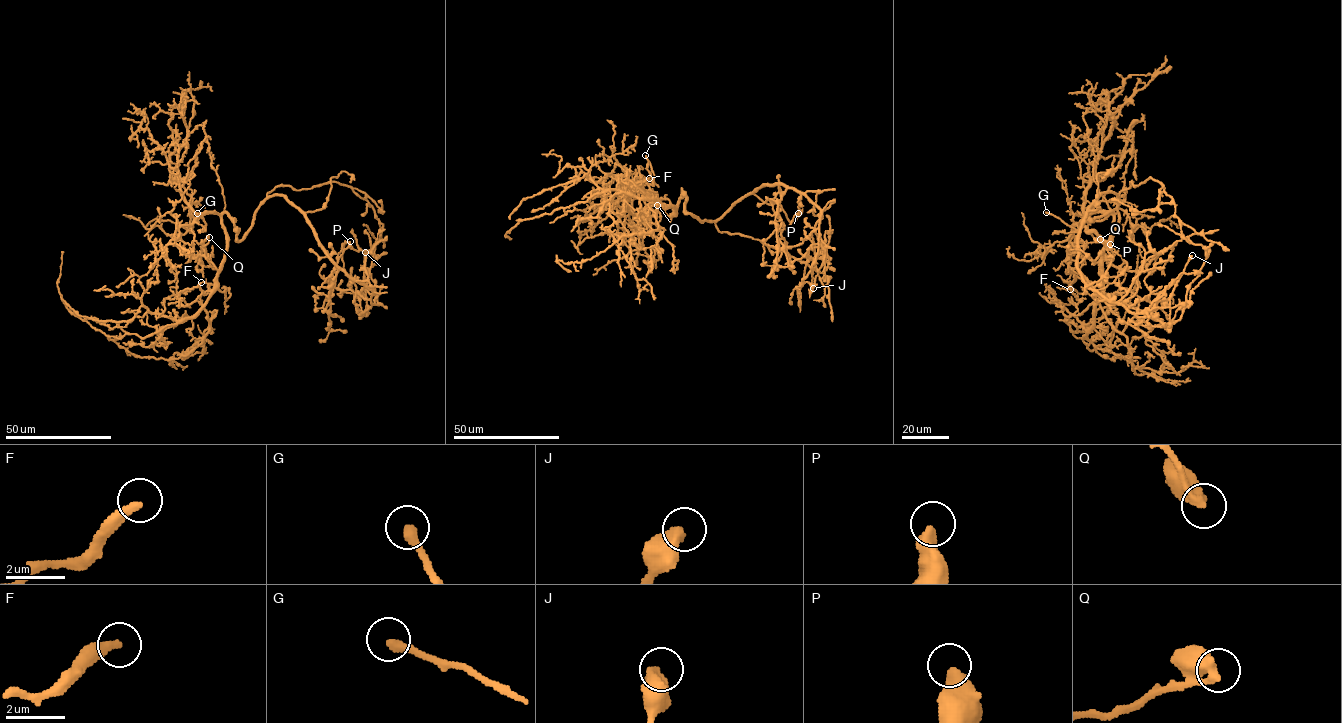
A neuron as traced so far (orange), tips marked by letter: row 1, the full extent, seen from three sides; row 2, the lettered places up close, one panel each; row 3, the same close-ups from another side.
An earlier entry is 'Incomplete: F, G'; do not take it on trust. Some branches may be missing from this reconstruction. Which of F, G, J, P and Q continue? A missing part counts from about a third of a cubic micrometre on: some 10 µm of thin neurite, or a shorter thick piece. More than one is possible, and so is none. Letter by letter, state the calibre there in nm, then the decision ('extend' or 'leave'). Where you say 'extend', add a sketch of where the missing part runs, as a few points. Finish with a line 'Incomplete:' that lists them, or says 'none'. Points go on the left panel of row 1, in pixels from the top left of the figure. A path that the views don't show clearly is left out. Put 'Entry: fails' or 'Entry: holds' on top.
Entry: holds
F: 300 nm thick; extend; missing branch runs (201, 282), (204, 279), (209, 281), (226, 277), (243, 256), (250, 254)
G: 320 nm thick; extend
J: 550 nm thick; leave
P: 500 nm thick; leave
Q: 550 nm thick; leave
Incomplete: F, G

